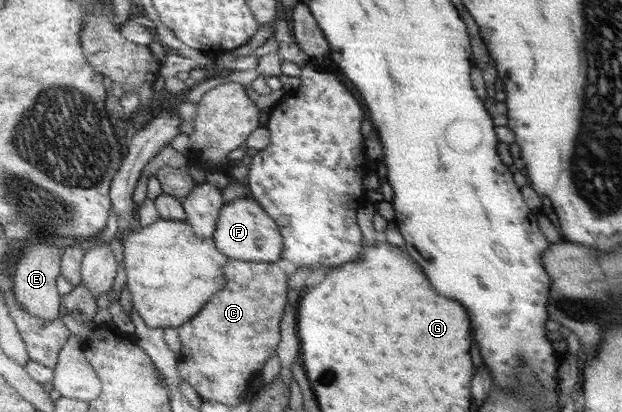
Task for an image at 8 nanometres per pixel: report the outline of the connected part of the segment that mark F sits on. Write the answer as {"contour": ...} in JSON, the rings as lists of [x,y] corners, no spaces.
{"contour":[[[237,198],[223,204],[219,210],[216,229],[212,239],[217,251],[224,253],[229,259],[244,262],[277,262],[283,251],[283,236],[279,235],[276,222],[260,204],[249,198]]]}

